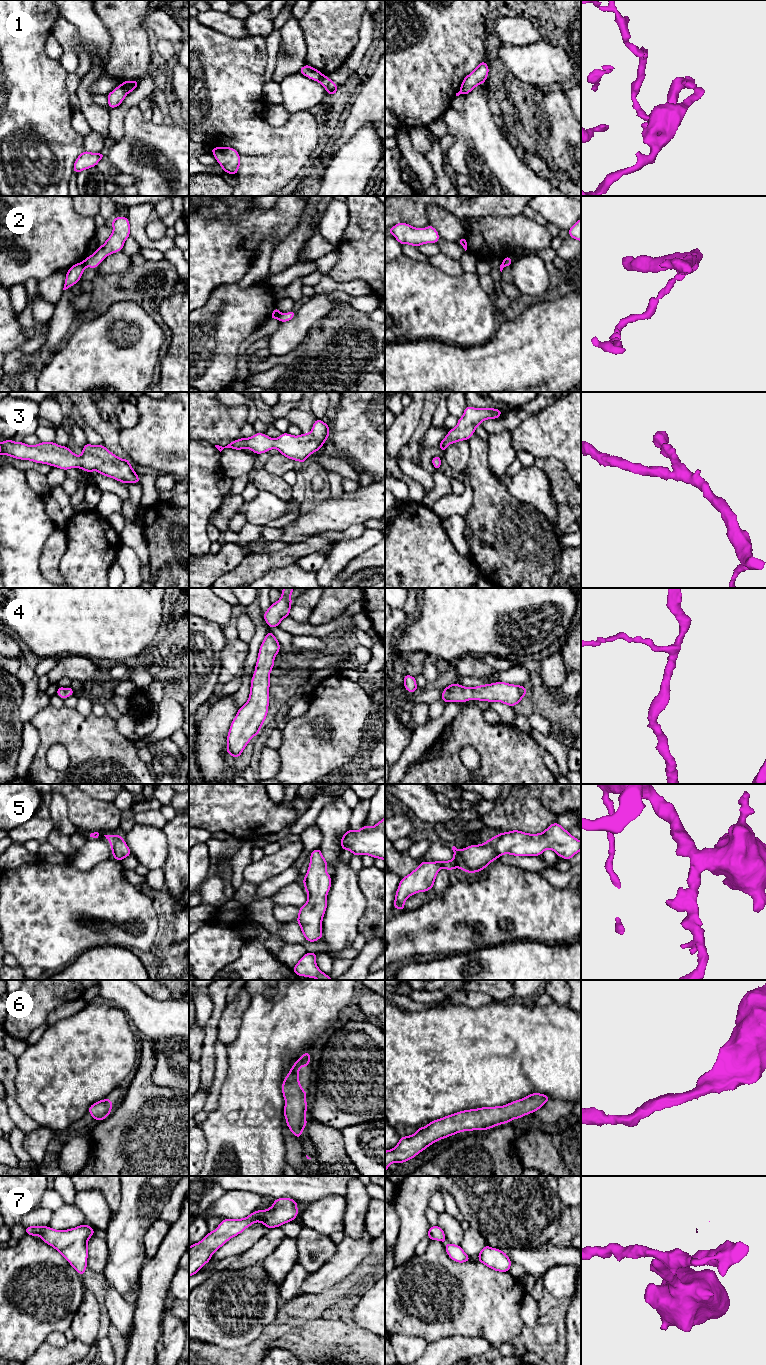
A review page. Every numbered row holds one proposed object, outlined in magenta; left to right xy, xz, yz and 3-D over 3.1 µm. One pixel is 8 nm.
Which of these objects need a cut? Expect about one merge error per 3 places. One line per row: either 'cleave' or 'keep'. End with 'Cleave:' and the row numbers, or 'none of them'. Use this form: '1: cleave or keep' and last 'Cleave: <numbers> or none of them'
1: cleave
2: cleave
3: keep
4: keep
5: keep
6: keep
7: keep
Cleave: 1, 2

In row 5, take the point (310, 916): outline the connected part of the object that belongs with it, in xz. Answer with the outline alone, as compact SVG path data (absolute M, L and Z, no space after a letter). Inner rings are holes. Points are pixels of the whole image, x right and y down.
M315 849L310 854L308 871L302 880L308 894L307 903L299 908L296 922L308 942L315 942L323 937L322 919L327 908L326 896L331 887L331 876L326 872L328 865L321 850Z

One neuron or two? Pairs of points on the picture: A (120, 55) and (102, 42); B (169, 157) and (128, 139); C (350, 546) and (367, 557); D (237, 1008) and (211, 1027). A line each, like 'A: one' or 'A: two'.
A: two
B: one
C: two
D: two

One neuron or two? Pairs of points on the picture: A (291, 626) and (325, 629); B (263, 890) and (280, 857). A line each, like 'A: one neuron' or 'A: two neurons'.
A: one neuron
B: two neurons

